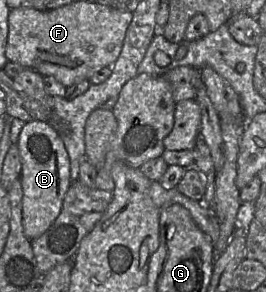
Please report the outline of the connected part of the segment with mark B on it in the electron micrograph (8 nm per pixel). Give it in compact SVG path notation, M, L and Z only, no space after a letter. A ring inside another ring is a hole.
M39 120L26 122L19 135L18 148L22 163L22 223L25 236L32 241L41 236L61 212L63 199L72 182L69 156L55 128Z

